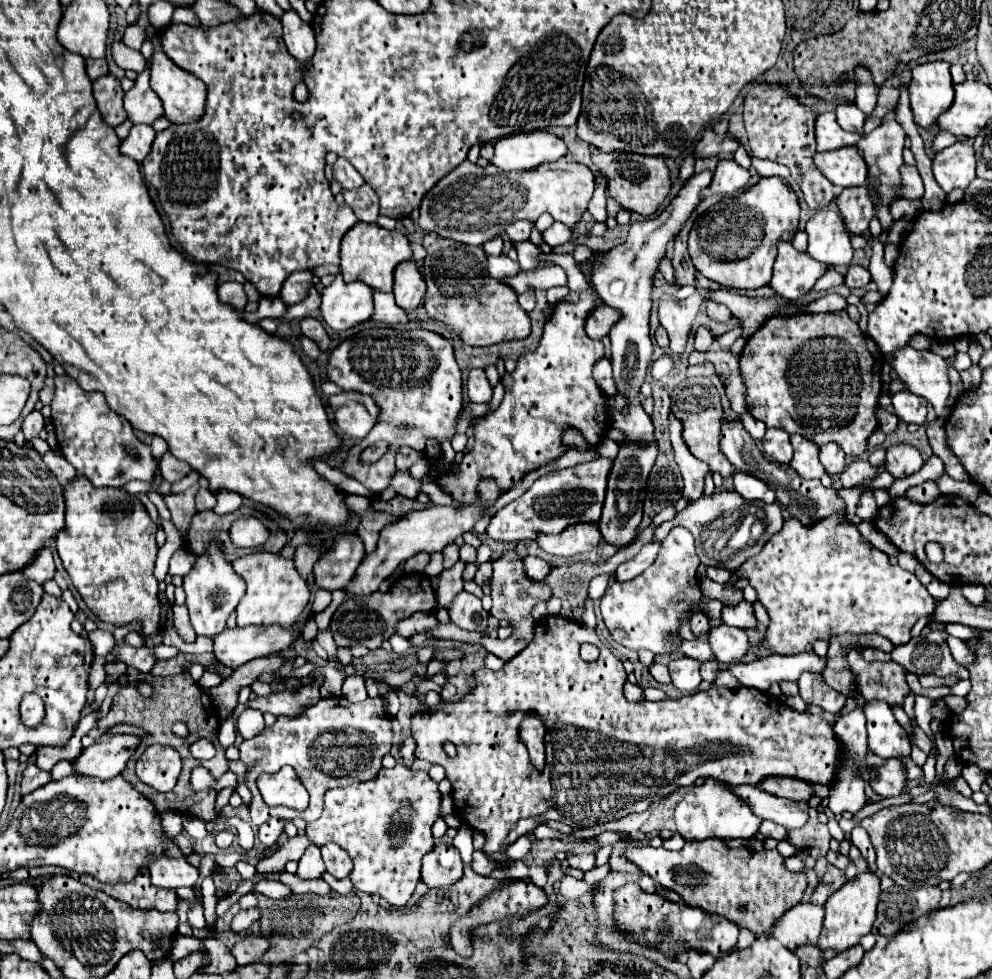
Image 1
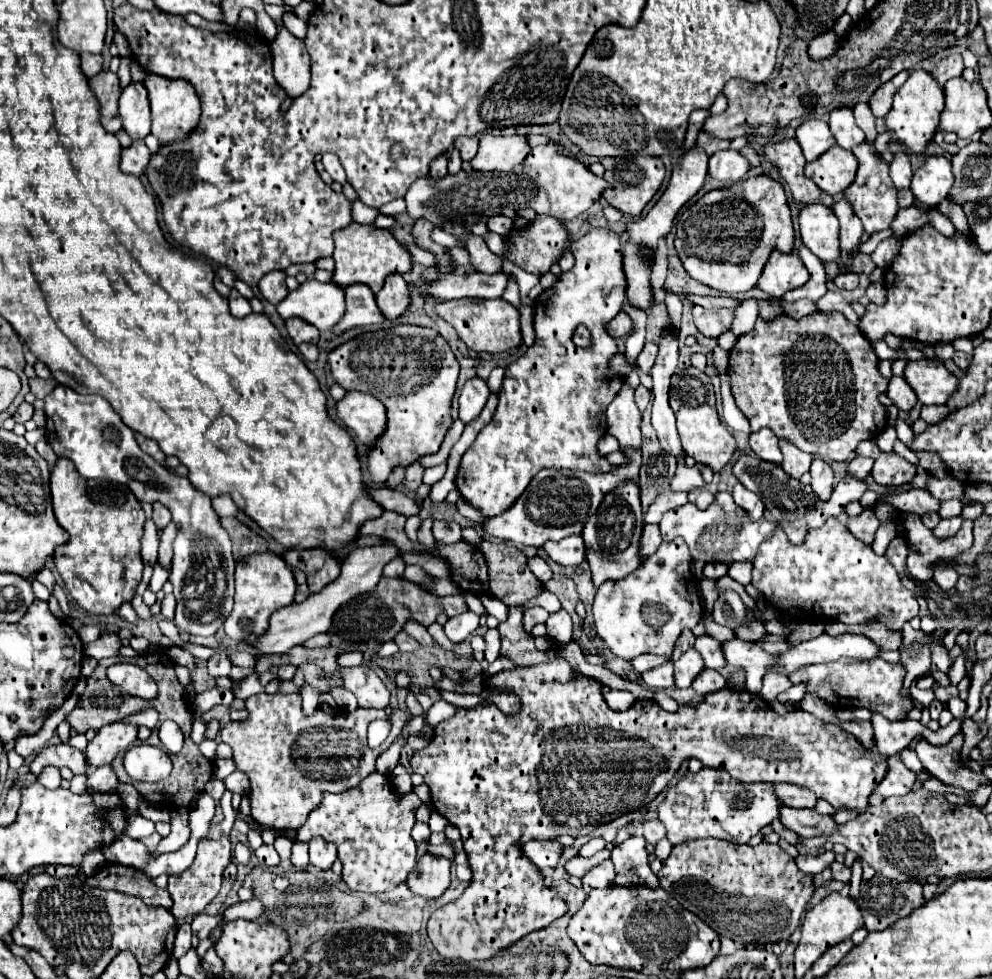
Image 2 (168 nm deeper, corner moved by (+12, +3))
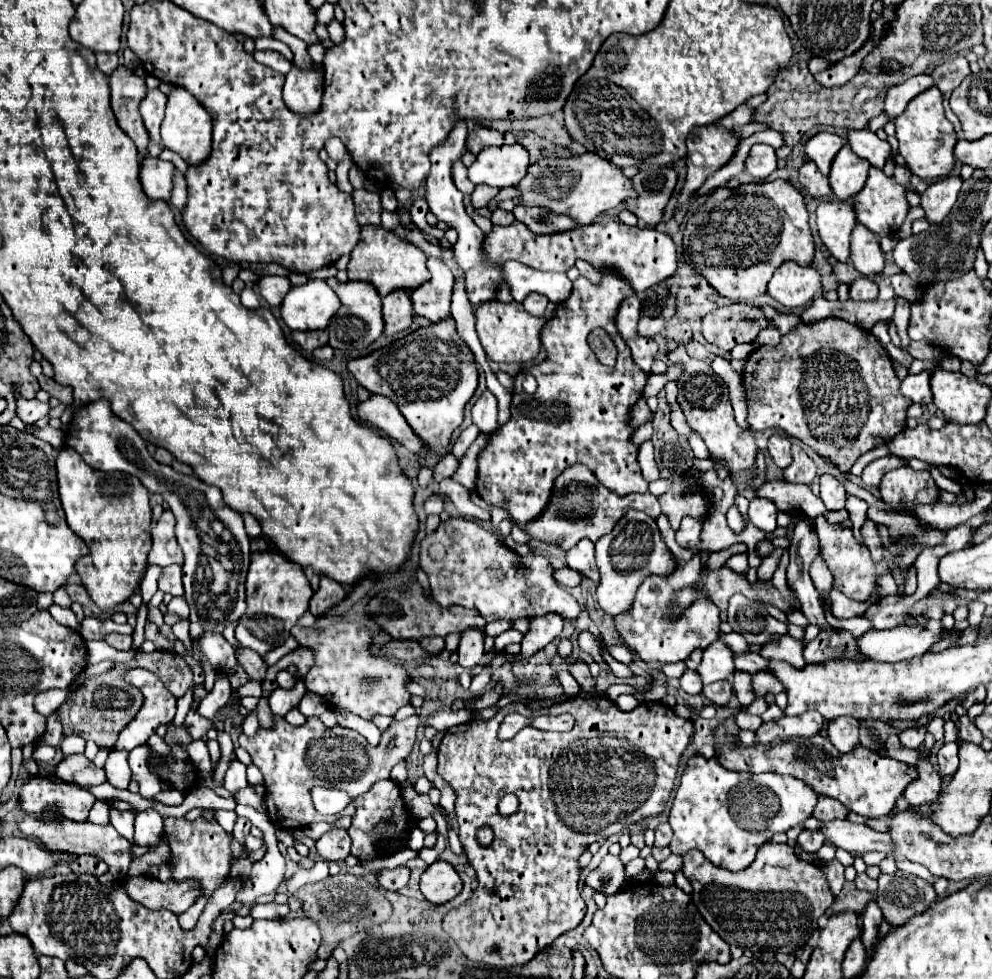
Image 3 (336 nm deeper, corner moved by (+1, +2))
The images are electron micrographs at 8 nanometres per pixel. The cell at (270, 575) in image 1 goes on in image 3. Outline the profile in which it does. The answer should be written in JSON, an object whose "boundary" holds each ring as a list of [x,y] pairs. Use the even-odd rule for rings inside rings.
{"boundary":[[[274,551],[252,553],[252,563],[246,577],[248,609],[236,627],[238,643],[254,649],[258,655],[266,655],[270,649],[280,647],[290,637],[290,629],[296,625],[296,621],[308,611],[312,593],[314,591],[300,565],[290,563],[284,555]]]}

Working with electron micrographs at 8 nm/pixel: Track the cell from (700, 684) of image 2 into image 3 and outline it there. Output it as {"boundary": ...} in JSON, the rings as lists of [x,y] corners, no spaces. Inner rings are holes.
{"boundary":[[[716,681],[716,683],[704,685],[702,695],[714,705],[728,705],[728,701],[732,697],[732,685],[728,681]]]}

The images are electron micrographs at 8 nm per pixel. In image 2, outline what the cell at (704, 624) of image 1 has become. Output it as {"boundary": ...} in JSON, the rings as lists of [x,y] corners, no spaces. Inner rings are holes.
{"boundary":[[[683,630],[683,632],[681,632],[681,636],[679,636],[679,638],[677,638],[677,642],[675,642],[675,650],[673,650],[671,660],[677,660],[683,652],[687,652],[687,650],[693,646],[693,642],[695,642],[693,632],[691,632],[691,630]]]}

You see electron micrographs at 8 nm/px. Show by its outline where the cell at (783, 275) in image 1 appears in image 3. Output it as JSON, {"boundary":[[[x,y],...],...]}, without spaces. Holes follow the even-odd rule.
{"boundary":[[[784,263],[778,267],[768,283],[768,293],[784,307],[806,307],[814,295],[822,293],[820,273],[814,267],[800,267],[798,263]]]}

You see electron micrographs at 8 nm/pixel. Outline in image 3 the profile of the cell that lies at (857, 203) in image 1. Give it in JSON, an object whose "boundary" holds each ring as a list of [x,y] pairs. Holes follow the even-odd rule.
{"boundary":[[[856,225],[854,233],[852,233],[852,255],[850,255],[854,267],[870,277],[870,275],[878,275],[884,269],[884,253],[878,245],[876,235],[872,235],[872,231],[864,229],[864,225]]]}

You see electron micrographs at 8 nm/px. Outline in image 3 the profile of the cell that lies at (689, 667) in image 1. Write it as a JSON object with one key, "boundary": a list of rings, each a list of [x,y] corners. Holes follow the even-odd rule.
{"boundary":[[[714,641],[704,651],[704,659],[698,667],[702,683],[708,685],[708,683],[714,683],[714,681],[728,679],[736,671],[736,667],[732,663],[732,655],[734,655],[734,651],[724,641]]]}

